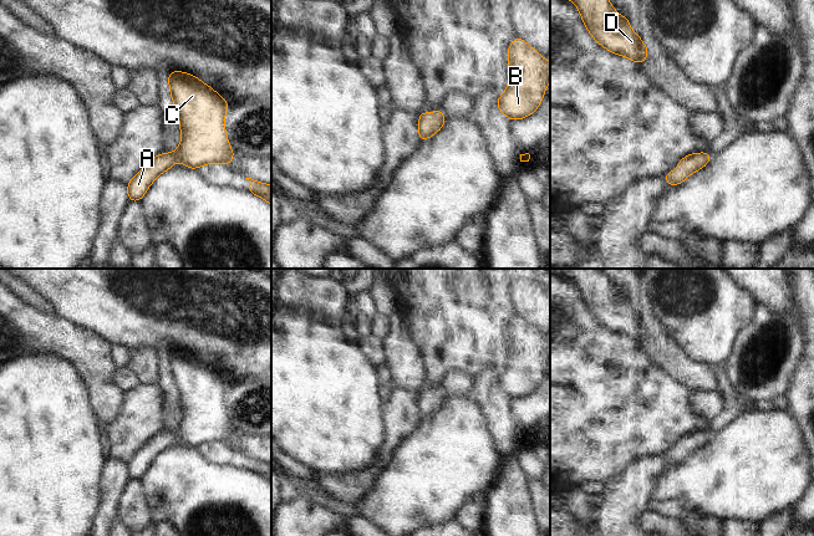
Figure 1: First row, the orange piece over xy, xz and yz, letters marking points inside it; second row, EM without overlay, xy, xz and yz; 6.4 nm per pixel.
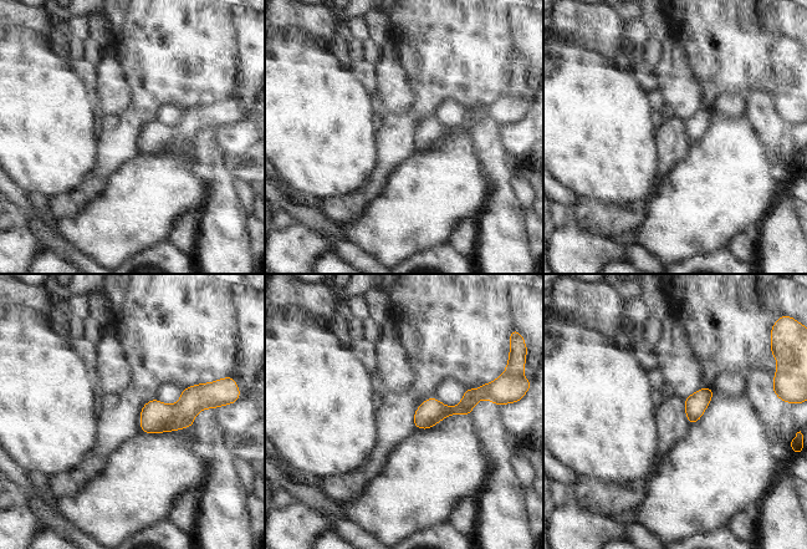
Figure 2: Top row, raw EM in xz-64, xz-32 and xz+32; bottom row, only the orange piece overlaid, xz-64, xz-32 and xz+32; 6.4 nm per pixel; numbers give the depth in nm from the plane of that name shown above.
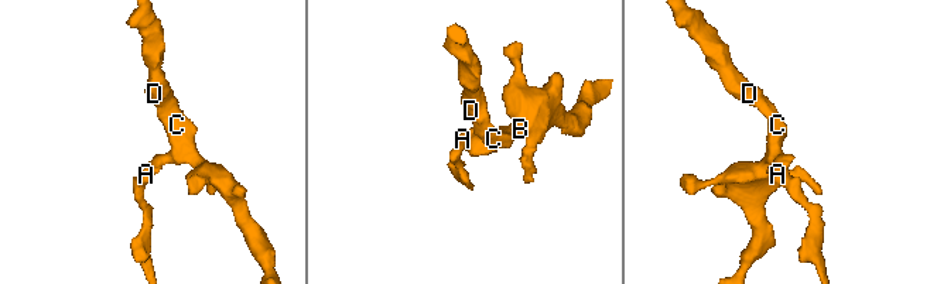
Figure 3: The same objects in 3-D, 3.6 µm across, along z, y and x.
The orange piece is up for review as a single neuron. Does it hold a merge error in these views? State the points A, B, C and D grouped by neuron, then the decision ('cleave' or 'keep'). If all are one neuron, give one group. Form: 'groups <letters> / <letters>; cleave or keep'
groups A B C D; keep

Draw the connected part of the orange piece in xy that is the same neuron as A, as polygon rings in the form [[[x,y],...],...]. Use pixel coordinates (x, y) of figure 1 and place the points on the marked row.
[[[169,71],[168,82],[171,96],[179,116],[182,142],[175,152],[156,155],[148,167],[142,168],[131,179],[127,184],[129,201],[141,201],[156,177],[171,169],[175,160],[187,165],[189,169],[197,169],[210,163],[220,163],[228,167],[235,155],[229,146],[224,128],[224,116],[229,108],[227,101],[207,83],[203,83],[190,73]]]

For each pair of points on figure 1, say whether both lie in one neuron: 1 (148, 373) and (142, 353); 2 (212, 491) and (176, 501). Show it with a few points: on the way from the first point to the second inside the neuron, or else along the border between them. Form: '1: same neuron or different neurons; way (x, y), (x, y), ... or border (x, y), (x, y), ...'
1: same neuron; way (145, 368), (142, 358)
2: same neuron; way (203, 496), (184, 496)

